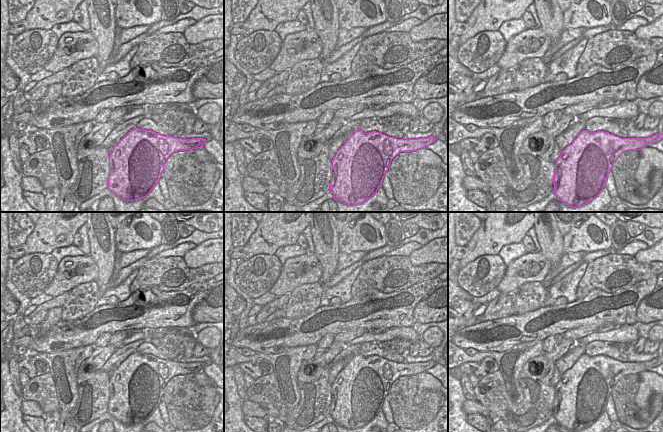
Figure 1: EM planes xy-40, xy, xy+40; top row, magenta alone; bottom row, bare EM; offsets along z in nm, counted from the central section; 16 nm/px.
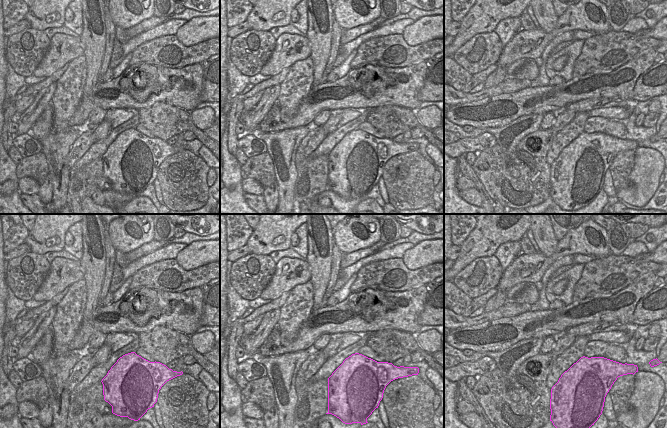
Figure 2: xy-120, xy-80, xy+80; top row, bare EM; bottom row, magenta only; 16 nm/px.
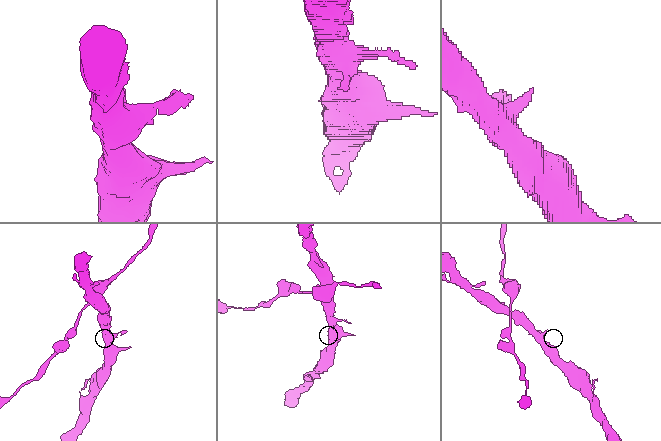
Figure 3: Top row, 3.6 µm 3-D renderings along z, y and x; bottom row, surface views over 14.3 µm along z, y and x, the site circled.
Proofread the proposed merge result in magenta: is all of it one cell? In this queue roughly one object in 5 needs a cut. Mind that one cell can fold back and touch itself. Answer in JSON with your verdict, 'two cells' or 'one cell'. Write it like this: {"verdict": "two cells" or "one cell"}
{"verdict": "one cell"}

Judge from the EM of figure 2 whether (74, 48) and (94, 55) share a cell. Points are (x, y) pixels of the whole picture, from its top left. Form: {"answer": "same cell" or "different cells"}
{"answer": "different cells"}

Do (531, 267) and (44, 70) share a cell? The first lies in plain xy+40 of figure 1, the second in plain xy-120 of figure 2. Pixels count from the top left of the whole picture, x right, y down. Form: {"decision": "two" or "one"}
{"decision": "one"}

